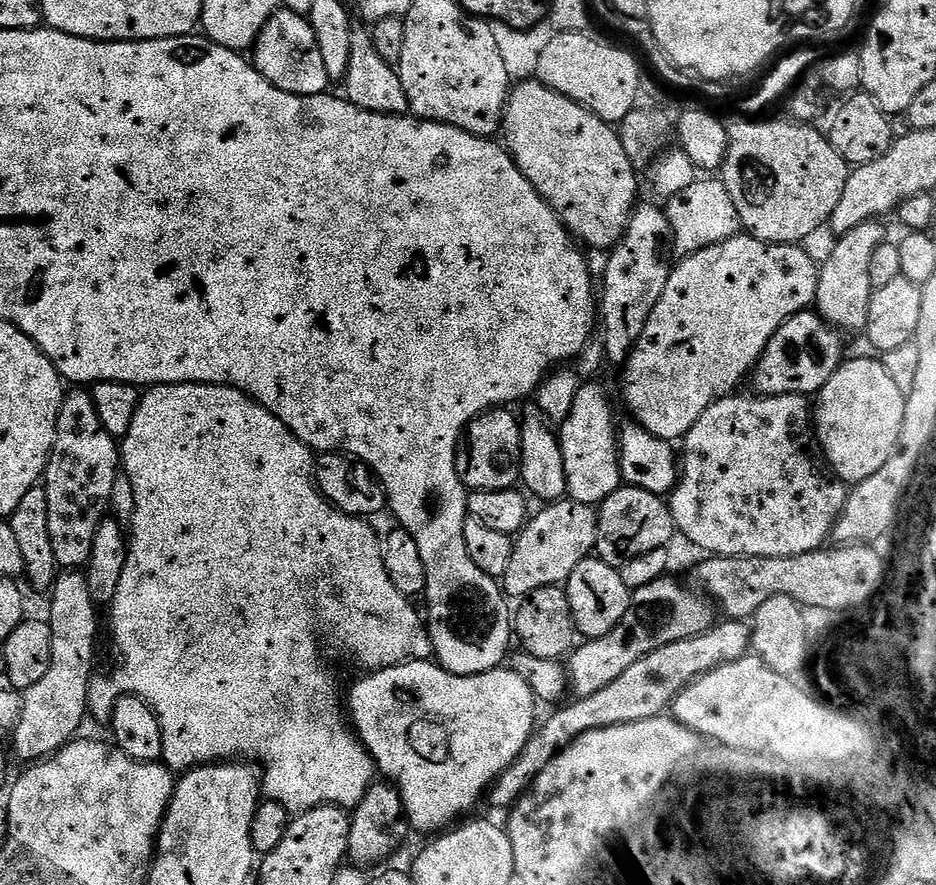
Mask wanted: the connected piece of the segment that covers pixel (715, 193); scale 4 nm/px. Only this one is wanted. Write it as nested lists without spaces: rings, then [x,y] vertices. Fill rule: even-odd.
[[[718,178],[697,179],[686,190],[667,201],[665,212],[671,229],[674,230],[675,253],[682,258],[706,246],[729,240],[739,235],[742,230],[738,210],[735,209],[734,202],[731,201],[723,181]]]

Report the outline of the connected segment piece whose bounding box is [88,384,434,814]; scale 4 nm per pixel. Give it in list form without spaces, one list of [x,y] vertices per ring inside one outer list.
[[[157,384],[157,385],[155,385],[155,386],[152,386],[152,387],[149,387],[149,388],[148,388],[148,389],[147,389],[147,391],[145,391],[145,392],[144,392],[144,393],[143,393],[143,395],[141,395],[141,397],[140,397],[140,405],[139,405],[139,406],[138,406],[138,410],[137,410],[137,411],[136,411],[136,413],[135,413],[135,414],[134,414],[134,422],[133,422],[133,423],[132,423],[132,424],[131,424],[131,426],[130,426],[130,434],[126,434],[126,435],[125,435],[125,436],[123,436],[123,438],[122,438],[122,472],[123,472],[123,475],[124,475],[124,476],[125,476],[125,477],[126,477],[126,476],[127,476],[127,475],[128,475],[128,480],[129,480],[129,482],[130,482],[130,483],[132,483],[132,508],[133,508],[133,512],[132,512],[132,532],[131,532],[131,528],[130,528],[130,543],[129,543],[129,544],[128,544],[128,545],[127,545],[127,547],[128,547],[128,561],[127,561],[127,562],[126,562],[126,564],[125,564],[125,570],[124,570],[124,571],[123,571],[123,572],[122,572],[122,578],[120,578],[120,579],[119,579],[119,583],[118,583],[118,590],[116,590],[116,591],[115,591],[115,595],[114,595],[114,598],[113,598],[113,600],[112,600],[112,603],[111,603],[111,605],[110,605],[110,607],[109,607],[109,608],[108,608],[108,609],[107,609],[107,612],[108,612],[108,611],[109,611],[109,612],[108,612],[108,624],[107,624],[107,620],[106,620],[106,628],[107,628],[107,631],[108,631],[108,628],[109,628],[109,630],[110,630],[110,631],[112,631],[112,644],[113,644],[113,646],[114,646],[114,647],[116,647],[116,652],[117,652],[117,656],[116,656],[116,669],[114,669],[114,670],[113,670],[113,672],[112,672],[112,673],[110,673],[110,674],[109,674],[109,676],[100,676],[100,675],[97,675],[97,676],[96,676],[96,677],[95,677],[95,679],[93,679],[93,682],[92,682],[92,685],[91,685],[91,686],[90,686],[90,690],[89,690],[89,691],[88,691],[88,703],[89,703],[89,705],[90,705],[90,712],[91,712],[91,715],[92,715],[92,716],[93,716],[93,717],[94,717],[94,716],[95,716],[95,715],[96,715],[96,716],[97,716],[97,718],[98,718],[98,719],[100,719],[100,720],[104,720],[104,722],[108,722],[108,721],[111,721],[111,719],[112,719],[112,712],[113,712],[113,711],[114,711],[114,710],[115,710],[115,704],[116,704],[116,703],[117,703],[117,702],[118,702],[118,700],[119,700],[119,699],[120,699],[120,697],[121,697],[121,696],[139,696],[139,697],[140,697],[140,698],[141,698],[141,699],[143,699],[143,700],[144,700],[144,701],[145,701],[145,703],[147,703],[147,704],[148,704],[148,705],[149,705],[149,707],[151,707],[151,708],[152,708],[152,709],[153,709],[153,711],[155,711],[155,712],[156,712],[156,716],[157,716],[157,717],[158,717],[158,718],[159,718],[159,719],[160,719],[160,724],[161,724],[161,732],[162,732],[162,734],[163,734],[163,735],[164,735],[164,754],[163,754],[163,759],[164,759],[164,760],[165,760],[165,761],[167,761],[167,763],[168,763],[168,764],[169,764],[169,765],[172,765],[172,766],[177,766],[177,765],[176,765],[176,764],[188,764],[188,765],[184,765],[184,766],[203,766],[203,765],[206,765],[206,764],[215,764],[215,763],[217,763],[217,762],[232,762],[232,761],[235,761],[235,760],[236,760],[236,759],[237,759],[237,758],[243,758],[243,759],[244,759],[244,760],[245,760],[245,761],[248,761],[248,762],[259,762],[259,763],[260,763],[260,764],[261,764],[261,765],[262,765],[262,772],[263,772],[263,776],[262,776],[262,792],[263,792],[263,795],[264,795],[264,796],[265,796],[265,797],[267,797],[267,799],[269,799],[269,800],[276,800],[276,801],[277,801],[277,802],[279,802],[279,803],[280,803],[280,804],[284,804],[284,805],[286,805],[286,806],[287,806],[287,807],[288,807],[288,811],[289,811],[289,812],[291,812],[291,813],[293,813],[293,814],[299,814],[299,813],[302,813],[302,812],[308,812],[308,811],[309,811],[309,810],[310,810],[310,809],[312,809],[312,808],[321,808],[321,807],[322,807],[322,806],[323,806],[323,805],[324,805],[324,804],[334,804],[334,805],[336,805],[336,807],[338,807],[338,808],[343,808],[343,809],[345,809],[345,810],[352,810],[352,809],[355,809],[355,807],[356,807],[356,805],[358,805],[358,804],[360,804],[360,803],[361,803],[361,802],[362,802],[362,800],[363,800],[363,799],[364,799],[364,798],[366,798],[366,796],[367,796],[367,794],[368,794],[368,792],[369,792],[369,791],[370,791],[370,790],[371,790],[371,788],[372,788],[372,786],[373,786],[373,784],[375,784],[375,783],[377,783],[377,780],[378,780],[378,776],[376,776],[376,774],[377,774],[377,775],[378,775],[378,764],[377,764],[377,762],[376,762],[376,760],[375,760],[375,759],[374,759],[374,757],[373,757],[373,755],[372,755],[372,754],[371,754],[371,753],[370,753],[370,752],[369,752],[369,751],[368,751],[368,749],[367,749],[367,748],[365,748],[365,747],[364,747],[364,745],[363,745],[363,744],[361,744],[361,743],[360,743],[360,741],[359,741],[359,739],[358,739],[358,737],[357,737],[357,735],[356,735],[356,733],[355,733],[355,731],[353,731],[353,729],[352,729],[352,728],[351,728],[351,727],[350,727],[350,724],[349,724],[349,721],[348,721],[348,720],[347,720],[347,719],[346,719],[346,712],[345,712],[345,709],[344,709],[344,708],[343,708],[343,707],[342,707],[342,696],[339,696],[339,694],[338,694],[338,693],[336,693],[336,680],[335,680],[335,678],[334,678],[334,677],[332,677],[332,672],[331,672],[331,670],[330,670],[330,669],[328,669],[328,668],[327,668],[327,666],[326,666],[326,665],[324,665],[324,660],[323,660],[323,658],[322,658],[322,657],[320,657],[320,639],[322,639],[322,638],[323,638],[323,636],[324,636],[324,635],[326,635],[326,634],[327,634],[327,632],[328,632],[328,628],[340,628],[340,640],[341,640],[341,642],[342,642],[342,643],[344,643],[344,644],[345,644],[345,646],[346,646],[346,647],[348,647],[348,648],[349,648],[349,650],[350,650],[350,651],[352,651],[352,652],[353,652],[353,654],[354,654],[354,655],[356,655],[356,660],[357,660],[357,662],[358,662],[358,663],[360,663],[360,664],[361,664],[361,666],[362,666],[362,667],[364,667],[364,670],[379,670],[379,669],[381,669],[381,668],[393,668],[393,666],[395,666],[395,664],[403,664],[403,663],[405,663],[405,662],[407,662],[407,661],[409,661],[409,660],[432,660],[432,659],[433,659],[433,656],[434,656],[434,653],[433,653],[433,650],[432,650],[432,643],[431,643],[431,642],[430,642],[430,638],[429,638],[429,637],[428,637],[428,625],[427,625],[427,623],[426,623],[426,620],[425,620],[425,617],[424,617],[424,616],[423,616],[423,615],[422,615],[422,612],[421,612],[421,609],[420,609],[420,612],[419,612],[419,610],[418,610],[418,609],[416,609],[416,608],[415,608],[415,606],[414,606],[414,605],[412,605],[412,604],[415,604],[415,603],[413,603],[413,601],[412,601],[412,600],[411,600],[411,599],[409,599],[409,597],[407,597],[407,596],[404,596],[404,595],[403,595],[403,594],[402,594],[402,593],[400,593],[400,591],[399,591],[399,590],[398,590],[398,586],[394,586],[394,582],[390,582],[390,574],[389,574],[389,573],[388,573],[388,571],[387,571],[387,570],[386,570],[386,562],[385,562],[385,561],[384,561],[384,550],[383,550],[383,547],[382,547],[382,540],[381,540],[381,537],[380,537],[380,536],[379,536],[379,535],[378,535],[378,536],[377,536],[377,537],[376,537],[376,532],[375,532],[375,530],[374,530],[374,529],[372,529],[372,528],[371,528],[371,526],[370,526],[370,525],[368,525],[368,524],[371,524],[371,523],[369,523],[369,521],[368,521],[368,520],[367,520],[367,519],[364,519],[364,518],[361,518],[361,517],[358,517],[358,516],[347,516],[347,514],[345,514],[345,513],[344,513],[344,512],[340,512],[340,511],[339,511],[339,510],[338,510],[338,509],[336,509],[336,507],[334,507],[334,505],[332,505],[332,504],[331,504],[331,503],[330,503],[330,502],[329,502],[329,501],[328,501],[328,499],[327,499],[327,498],[325,498],[325,496],[324,496],[324,495],[323,495],[323,494],[321,494],[321,492],[320,492],[320,490],[319,490],[319,488],[317,488],[317,487],[316,487],[316,462],[315,462],[315,459],[314,459],[314,452],[313,452],[313,449],[310,449],[310,448],[308,448],[308,447],[307,447],[307,446],[306,446],[306,445],[305,445],[305,444],[303,444],[303,443],[302,443],[302,441],[301,441],[301,440],[300,440],[300,439],[299,439],[299,438],[297,438],[297,436],[296,436],[296,435],[295,435],[295,434],[294,434],[294,433],[292,433],[292,432],[291,432],[291,431],[290,431],[290,429],[288,429],[288,428],[287,428],[287,427],[286,427],[286,426],[285,426],[285,424],[284,424],[284,423],[283,423],[283,422],[281,422],[281,421],[280,421],[280,419],[279,419],[279,418],[278,418],[278,417],[277,417],[277,416],[275,416],[275,415],[274,415],[274,414],[270,414],[270,410],[266,410],[266,409],[265,409],[265,408],[263,408],[263,406],[261,406],[261,404],[259,404],[259,402],[257,402],[257,400],[254,400],[254,399],[252,399],[252,397],[250,397],[250,396],[248,396],[248,395],[246,395],[246,393],[245,393],[245,392],[239,392],[239,390],[238,390],[238,389],[236,389],[236,388],[227,388],[227,387],[226,387],[226,386],[222,386],[222,385],[221,385],[221,384]]]

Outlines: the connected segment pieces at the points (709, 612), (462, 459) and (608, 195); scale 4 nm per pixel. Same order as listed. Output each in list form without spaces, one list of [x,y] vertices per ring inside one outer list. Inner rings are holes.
[[[672,579],[655,580],[650,582],[650,586],[635,589],[631,593],[622,622],[618,622],[618,626],[614,626],[614,630],[610,630],[610,634],[602,638],[584,640],[571,653],[566,671],[570,677],[571,691],[576,691],[577,697],[598,694],[598,690],[610,686],[614,678],[619,678],[625,670],[630,670],[630,666],[634,666],[638,658],[646,658],[646,654],[654,654],[654,650],[670,646],[670,642],[694,638],[717,623],[717,605],[707,595],[701,594],[687,583],[679,584]]]
[[[489,410],[468,425],[456,451],[456,469],[465,489],[506,490],[520,484],[522,438],[520,420],[512,410]]]
[[[535,78],[511,89],[508,105],[504,107],[502,140],[512,161],[522,170],[522,174],[538,190],[564,222],[564,227],[572,233],[581,245],[611,250],[626,234],[628,223],[638,207],[636,200],[636,173],[638,168],[627,156],[620,141],[620,133],[605,120],[599,120],[590,110],[578,102],[550,90]]]

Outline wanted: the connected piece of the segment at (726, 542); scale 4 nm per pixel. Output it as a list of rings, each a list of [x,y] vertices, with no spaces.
[[[740,395],[713,402],[684,435],[678,479],[670,493],[677,533],[712,556],[790,558],[823,549],[846,506],[850,488],[830,471],[814,447],[814,412],[809,397]]]

